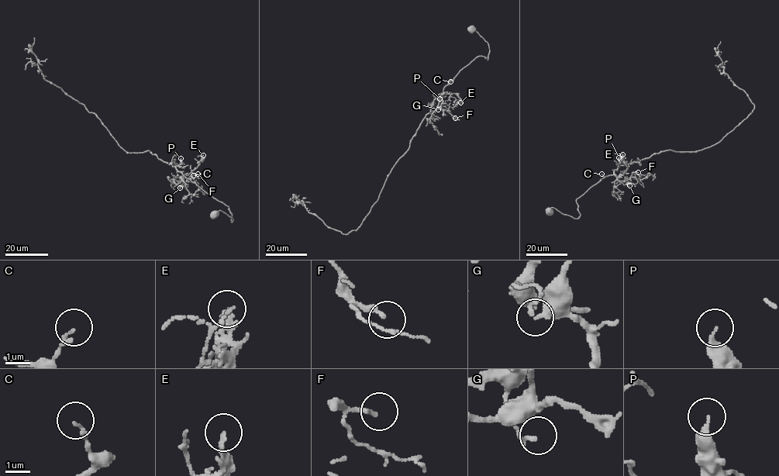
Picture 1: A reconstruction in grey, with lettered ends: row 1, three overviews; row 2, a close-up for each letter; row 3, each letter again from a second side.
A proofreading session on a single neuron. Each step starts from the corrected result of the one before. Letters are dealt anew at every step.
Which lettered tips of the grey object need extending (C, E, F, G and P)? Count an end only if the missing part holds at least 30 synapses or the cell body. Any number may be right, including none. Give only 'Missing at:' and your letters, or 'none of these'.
Missing at: none of these

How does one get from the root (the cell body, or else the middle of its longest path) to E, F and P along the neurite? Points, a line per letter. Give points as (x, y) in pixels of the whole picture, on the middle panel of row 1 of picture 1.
E: (401, 156), (408, 148), (410, 139), (430, 112), (436, 96), (441, 94), (441, 101), (452, 107), (460, 102)
F: (401, 156), (439, 94), (441, 108), (455, 118)
P: (401, 156), (408, 148), (410, 139), (422, 119), (430, 112), (433, 101), (439, 98)

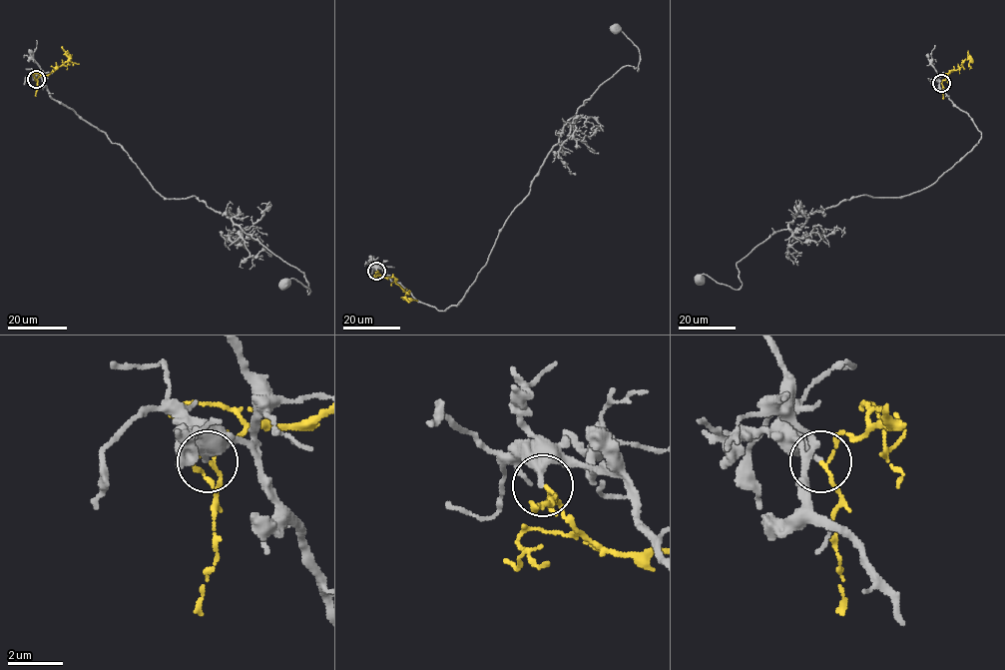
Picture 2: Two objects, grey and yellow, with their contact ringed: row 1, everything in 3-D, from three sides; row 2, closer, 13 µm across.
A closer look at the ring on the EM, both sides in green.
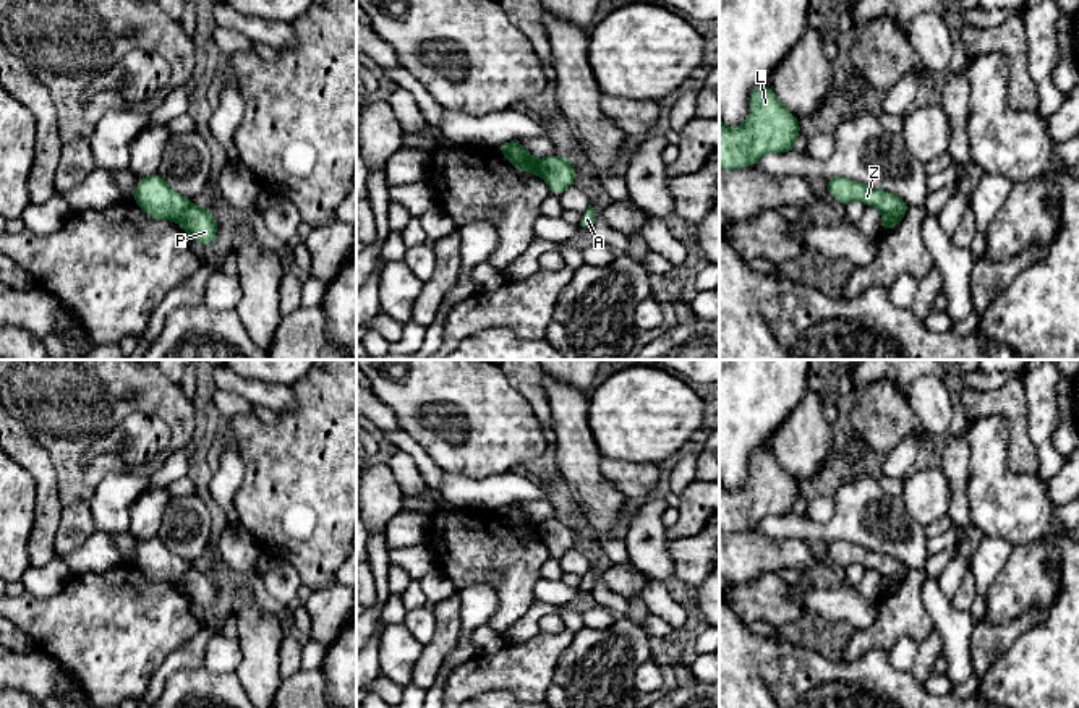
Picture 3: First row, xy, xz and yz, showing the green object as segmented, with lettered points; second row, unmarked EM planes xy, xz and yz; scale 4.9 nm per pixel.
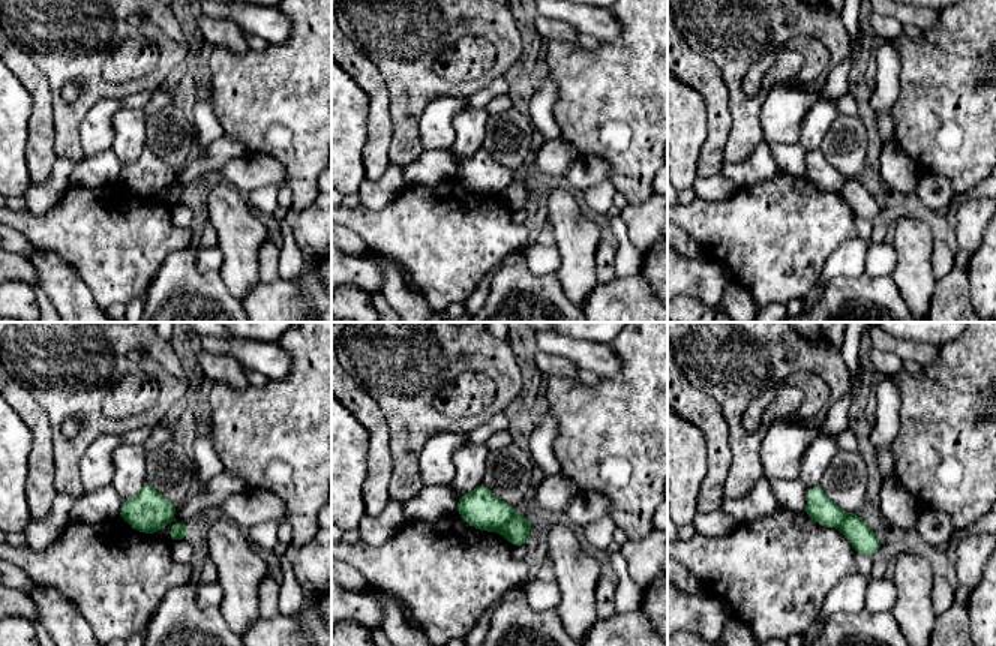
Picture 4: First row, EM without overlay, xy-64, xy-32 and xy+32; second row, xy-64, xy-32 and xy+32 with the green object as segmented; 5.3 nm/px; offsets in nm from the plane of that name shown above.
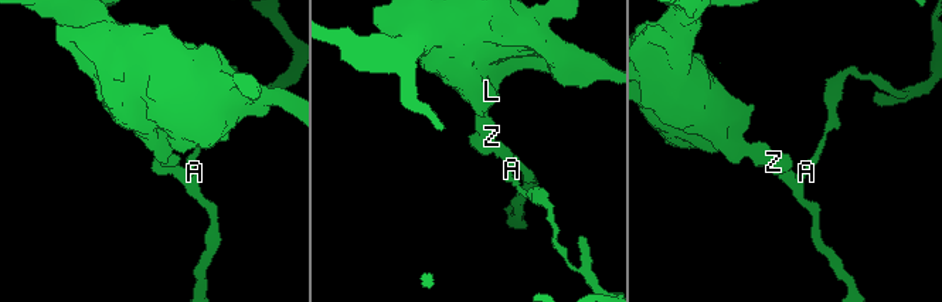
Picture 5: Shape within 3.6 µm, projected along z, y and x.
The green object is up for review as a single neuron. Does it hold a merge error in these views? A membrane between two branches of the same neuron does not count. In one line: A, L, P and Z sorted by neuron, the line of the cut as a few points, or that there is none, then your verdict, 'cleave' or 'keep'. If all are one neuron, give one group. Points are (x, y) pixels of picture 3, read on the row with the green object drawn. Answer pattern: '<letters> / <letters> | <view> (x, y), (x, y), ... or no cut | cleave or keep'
A P / L Z | yz (883, 214), (903, 216) | cleave

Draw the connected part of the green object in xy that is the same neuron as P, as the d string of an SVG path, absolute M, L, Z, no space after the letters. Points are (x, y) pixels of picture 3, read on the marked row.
M193 203L178 219L178 225L190 235L193 241L204 246L211 245L217 237L217 222L212 212Z

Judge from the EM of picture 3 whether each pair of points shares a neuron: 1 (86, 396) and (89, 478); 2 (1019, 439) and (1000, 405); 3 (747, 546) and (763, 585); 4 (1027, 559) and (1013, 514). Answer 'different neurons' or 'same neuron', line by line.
1: same neuron
2: same neuron
3: different neurons
4: different neurons

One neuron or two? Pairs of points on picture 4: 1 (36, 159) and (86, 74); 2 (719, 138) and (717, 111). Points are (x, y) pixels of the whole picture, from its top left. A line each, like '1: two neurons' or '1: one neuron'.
1: two neurons
2: one neuron

